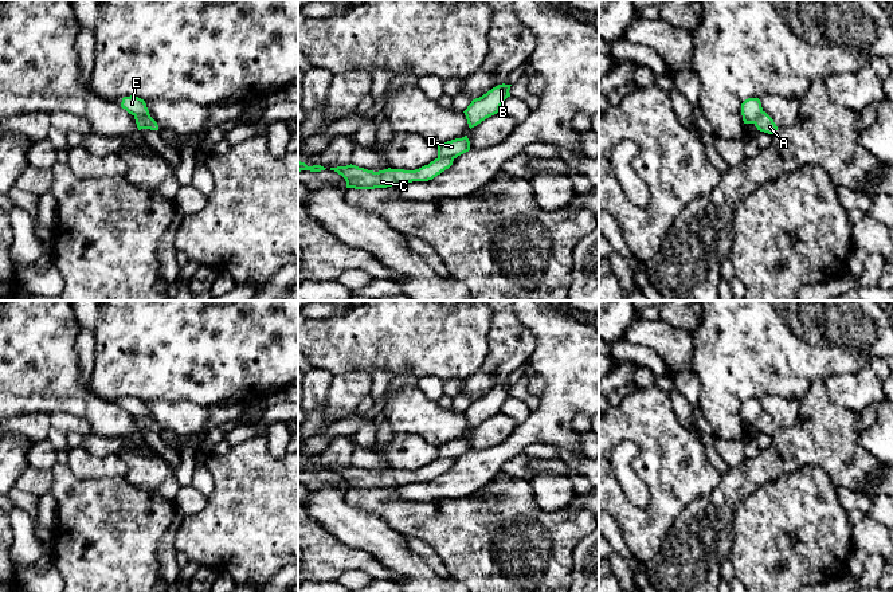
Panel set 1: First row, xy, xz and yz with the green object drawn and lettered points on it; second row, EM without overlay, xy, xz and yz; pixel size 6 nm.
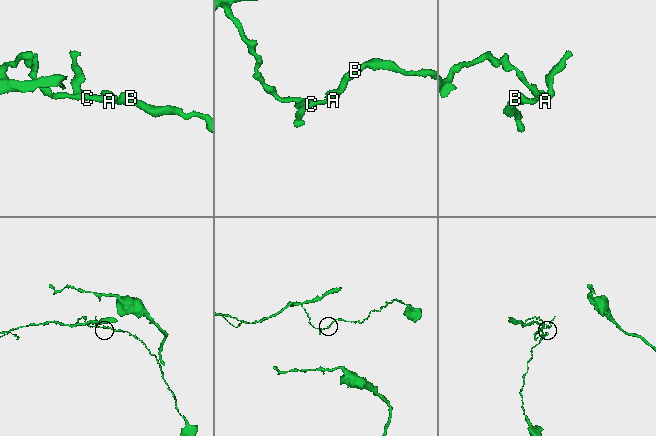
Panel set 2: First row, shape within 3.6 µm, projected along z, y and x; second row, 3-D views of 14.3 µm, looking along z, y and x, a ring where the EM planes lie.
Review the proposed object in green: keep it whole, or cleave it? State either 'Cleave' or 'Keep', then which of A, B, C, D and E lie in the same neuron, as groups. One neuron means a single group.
Cleave. Groups: A C / B D E

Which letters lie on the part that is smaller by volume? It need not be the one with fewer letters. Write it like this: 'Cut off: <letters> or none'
Cut off: A, C

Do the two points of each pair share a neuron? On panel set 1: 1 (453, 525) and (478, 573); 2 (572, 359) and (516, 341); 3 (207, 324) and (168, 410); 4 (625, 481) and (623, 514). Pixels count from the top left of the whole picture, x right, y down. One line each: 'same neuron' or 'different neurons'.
1: same neuron
2: different neurons
3: different neurons
4: different neurons

